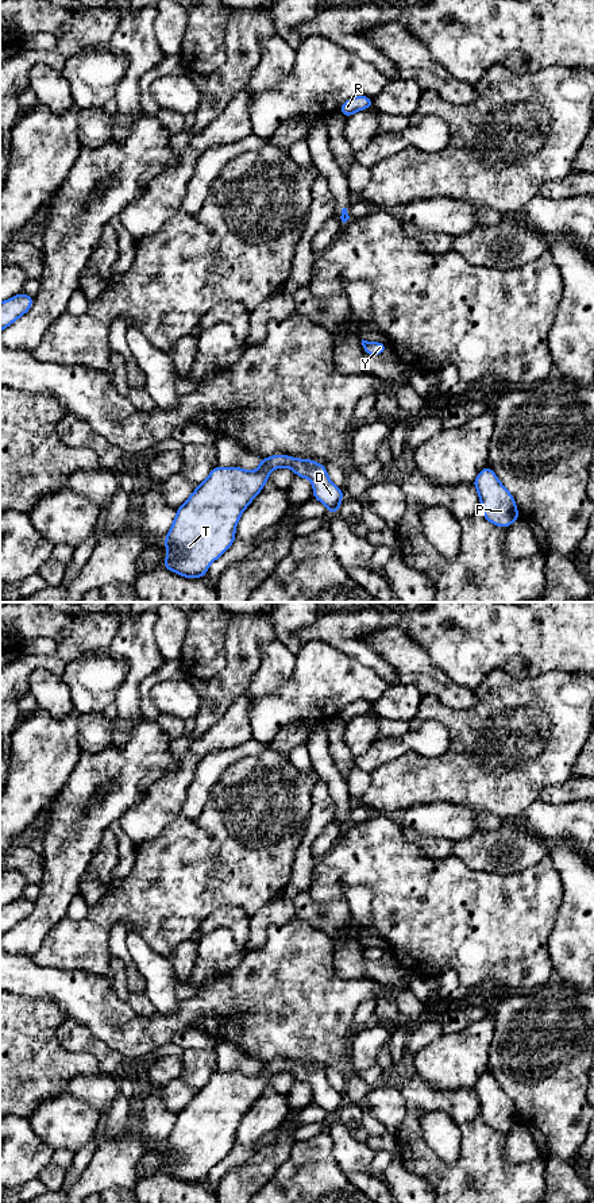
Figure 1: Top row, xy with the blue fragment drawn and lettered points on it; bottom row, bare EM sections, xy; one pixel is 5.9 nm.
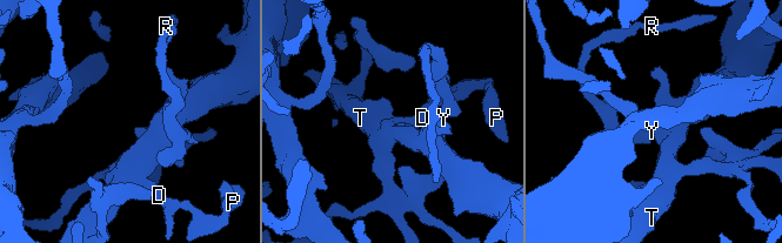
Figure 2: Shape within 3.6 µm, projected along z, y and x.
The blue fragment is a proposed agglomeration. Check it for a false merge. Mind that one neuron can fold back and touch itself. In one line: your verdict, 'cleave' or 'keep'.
keep

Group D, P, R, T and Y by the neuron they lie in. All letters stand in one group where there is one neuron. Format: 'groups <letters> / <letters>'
groups D P R T Y

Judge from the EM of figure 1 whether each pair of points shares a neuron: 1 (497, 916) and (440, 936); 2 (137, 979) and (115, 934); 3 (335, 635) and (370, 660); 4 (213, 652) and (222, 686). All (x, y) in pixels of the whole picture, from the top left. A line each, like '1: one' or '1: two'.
1: one
2: one
3: one
4: two

